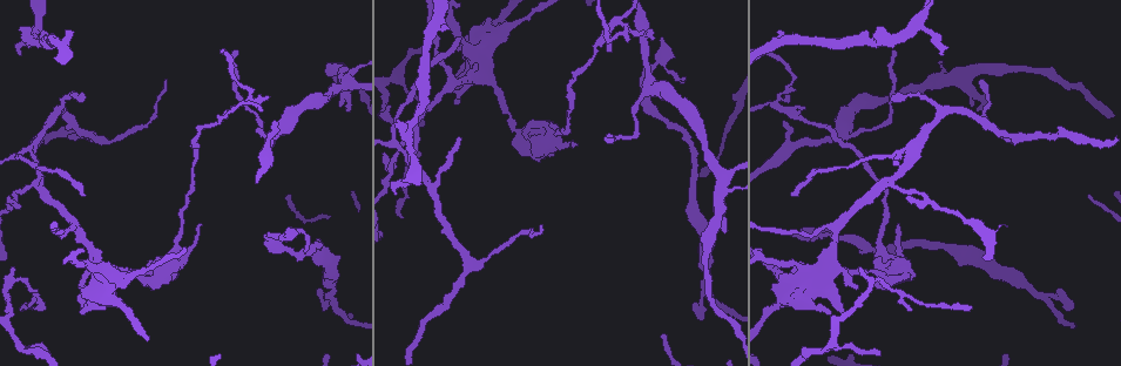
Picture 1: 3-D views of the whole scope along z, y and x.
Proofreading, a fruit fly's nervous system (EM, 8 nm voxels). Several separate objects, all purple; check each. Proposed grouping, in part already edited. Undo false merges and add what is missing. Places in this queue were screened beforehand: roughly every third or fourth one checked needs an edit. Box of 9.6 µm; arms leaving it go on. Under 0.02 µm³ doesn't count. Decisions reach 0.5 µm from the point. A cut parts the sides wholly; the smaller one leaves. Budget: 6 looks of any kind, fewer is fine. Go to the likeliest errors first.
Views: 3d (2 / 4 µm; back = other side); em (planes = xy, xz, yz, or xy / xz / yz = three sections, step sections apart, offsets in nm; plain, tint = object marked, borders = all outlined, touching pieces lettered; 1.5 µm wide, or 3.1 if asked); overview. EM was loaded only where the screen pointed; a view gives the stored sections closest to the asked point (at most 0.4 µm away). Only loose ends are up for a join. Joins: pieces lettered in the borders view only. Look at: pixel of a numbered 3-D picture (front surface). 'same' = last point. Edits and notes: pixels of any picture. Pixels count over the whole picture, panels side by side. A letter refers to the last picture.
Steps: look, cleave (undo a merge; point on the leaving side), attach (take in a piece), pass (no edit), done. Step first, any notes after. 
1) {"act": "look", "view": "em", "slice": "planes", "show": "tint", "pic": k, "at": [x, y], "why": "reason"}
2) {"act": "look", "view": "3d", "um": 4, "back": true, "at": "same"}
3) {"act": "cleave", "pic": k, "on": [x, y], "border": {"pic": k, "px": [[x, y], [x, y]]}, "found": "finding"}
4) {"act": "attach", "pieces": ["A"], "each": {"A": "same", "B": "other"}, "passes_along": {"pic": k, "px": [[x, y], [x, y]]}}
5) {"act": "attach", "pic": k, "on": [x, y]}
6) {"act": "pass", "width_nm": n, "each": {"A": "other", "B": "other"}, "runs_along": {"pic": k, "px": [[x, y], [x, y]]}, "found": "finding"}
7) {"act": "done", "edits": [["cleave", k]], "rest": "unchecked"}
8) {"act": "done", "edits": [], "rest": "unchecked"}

{"act": "look", "view": "em", "slice": "xz", "step": 4, "show": "borders", "pic": 1, "at": [274, 122]}

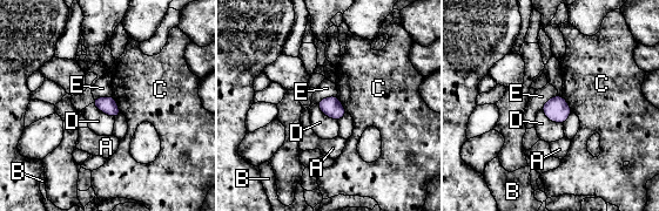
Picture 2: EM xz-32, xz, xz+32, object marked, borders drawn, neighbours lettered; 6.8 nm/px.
{"act": "look", "view": "em", "slice": "planes", "show": "borders", "at": "same", "why": "cut it another way"}

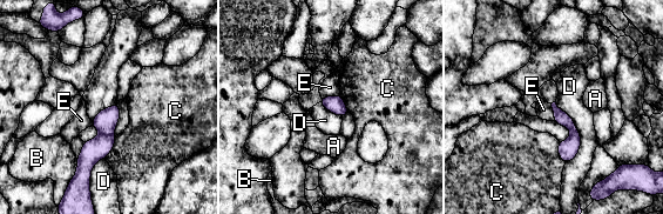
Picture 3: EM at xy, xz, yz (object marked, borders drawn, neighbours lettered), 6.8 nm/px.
{"act": "pass", "each": {"A": "other", "B": "other", "C": "other", "D": "other", "E": "other"}, "border": {"pic": 3, "px": [[555, 101], [580, 136], [566, 164]]}, "found": "none of them fits"}

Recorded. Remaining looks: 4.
{"act": "look", "view": "em", "slice": "planes", "show": "borders", "pic": 1, "at": [20, 55], "why": "free end"}

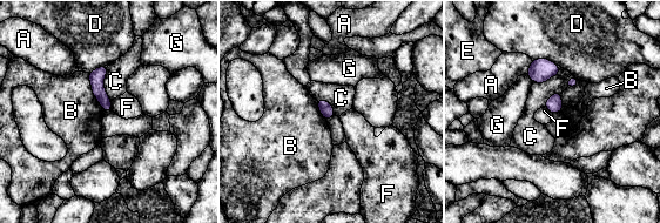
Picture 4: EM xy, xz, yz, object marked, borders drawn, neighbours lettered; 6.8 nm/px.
{"act": "pass", "each": {"A": "other", "B": "other", "C": "other", "D": "other", "E": "other", "F": "other", "G": "other"}, "border": {"pic": 4, "px": [[112, 100], [110, 109]]}, "found": "no lettered piece goes on from it"}

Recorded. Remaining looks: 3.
{"act": "look", "view": "em", "slice": "xy", "step": 8, "show": "tint", "pic": 1, "at": [877, 32]}

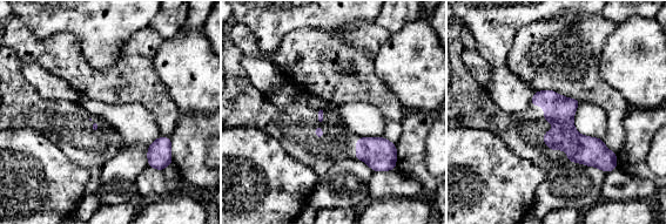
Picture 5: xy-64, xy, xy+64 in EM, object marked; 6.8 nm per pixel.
{"act": "look", "view": "em", "slice": "planes", "show": "borders", "at": "same", "why": "another direction"}

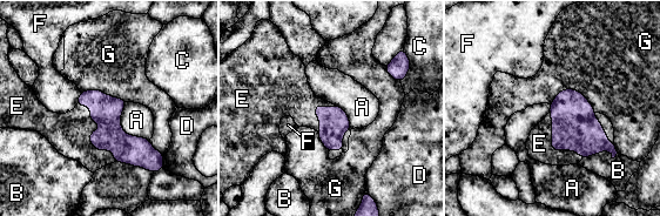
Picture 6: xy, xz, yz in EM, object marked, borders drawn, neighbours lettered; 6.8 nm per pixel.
{"act": "attach", "pieces": ["E"], "longest_contact_nm": ["E", 480], "each": {"A": "other", "B": "other", "C": "other", "D": "other", "E": "same", "F": "other", "G": "other"}, "found": "the neuron continues"}

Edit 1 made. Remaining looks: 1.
{"act": "done", "edits": [["attach", 6]], "rest": "unchecked"}

